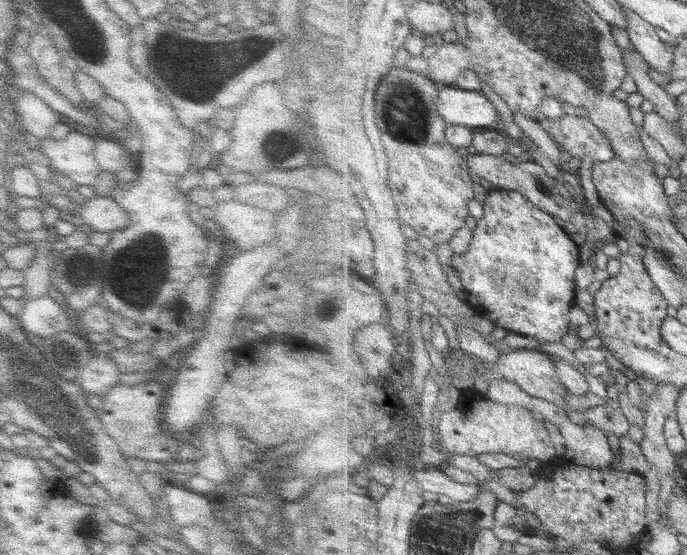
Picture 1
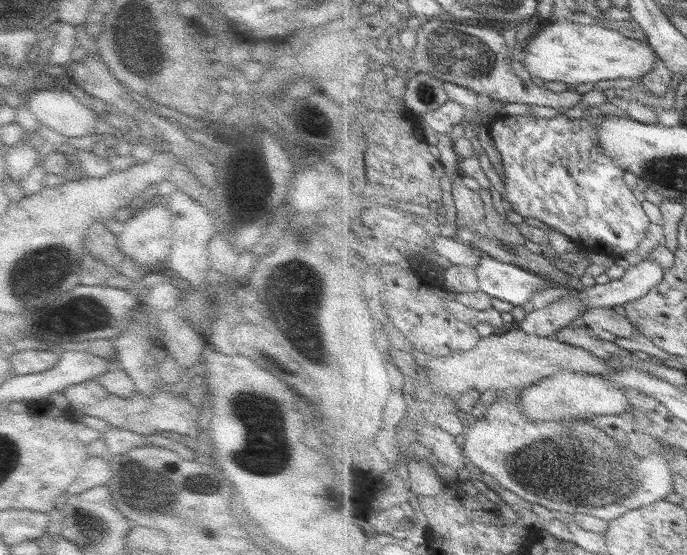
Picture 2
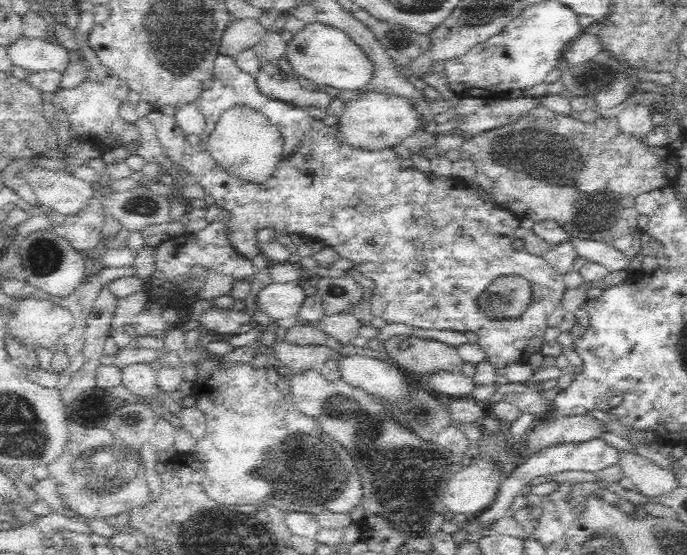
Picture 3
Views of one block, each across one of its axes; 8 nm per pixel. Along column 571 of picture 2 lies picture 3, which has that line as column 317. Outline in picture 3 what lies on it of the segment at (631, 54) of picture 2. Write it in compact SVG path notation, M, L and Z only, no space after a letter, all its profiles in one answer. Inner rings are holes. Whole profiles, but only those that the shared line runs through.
M318 21L306 24L302 30L299 30L287 43L285 54L292 65L292 74L325 86L331 92L362 91L374 74L373 61L350 38L348 32Z

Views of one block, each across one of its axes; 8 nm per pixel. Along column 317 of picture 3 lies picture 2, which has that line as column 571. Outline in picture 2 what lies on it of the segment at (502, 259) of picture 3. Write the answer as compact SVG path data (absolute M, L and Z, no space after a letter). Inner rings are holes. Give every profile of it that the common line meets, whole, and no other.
M595 112L575 120L563 114L550 120L536 118L533 114L509 115L505 120L492 121L488 130L502 159L506 177L504 201L511 204L515 212L525 218L535 218L548 228L567 235L589 253L619 257L639 249L652 222L623 180L626 170L607 156L598 142L598 129L603 122L603 115Z

